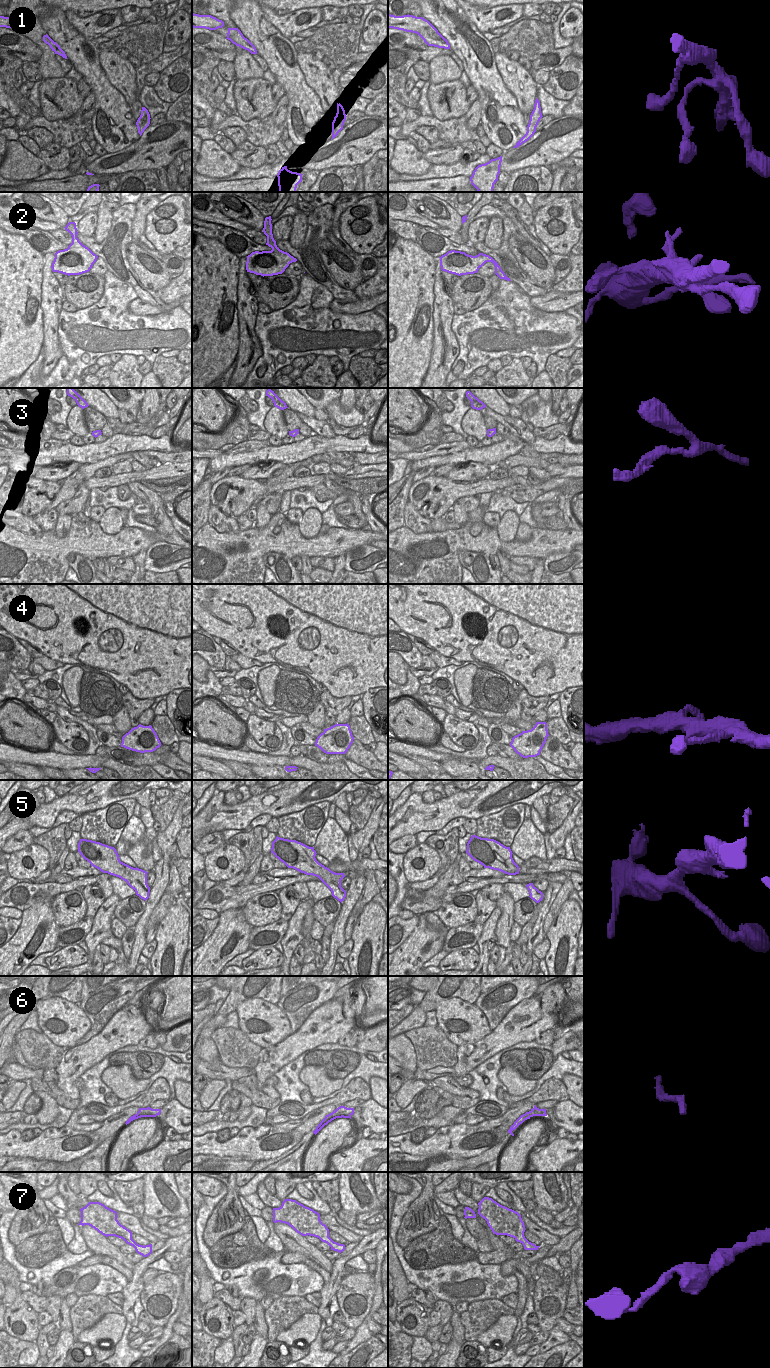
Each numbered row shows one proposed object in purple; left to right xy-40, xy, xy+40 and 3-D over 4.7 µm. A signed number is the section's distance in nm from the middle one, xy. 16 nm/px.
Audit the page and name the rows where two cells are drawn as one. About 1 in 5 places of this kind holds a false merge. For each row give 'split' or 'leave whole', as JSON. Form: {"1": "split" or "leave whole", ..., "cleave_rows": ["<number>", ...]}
{"1": "leave whole", "2": "leave whole", "3": "leave whole", "4": "leave whole", "5": "leave whole", "6": "split", "7": "leave whole", "cleave_rows": ["6"]}

